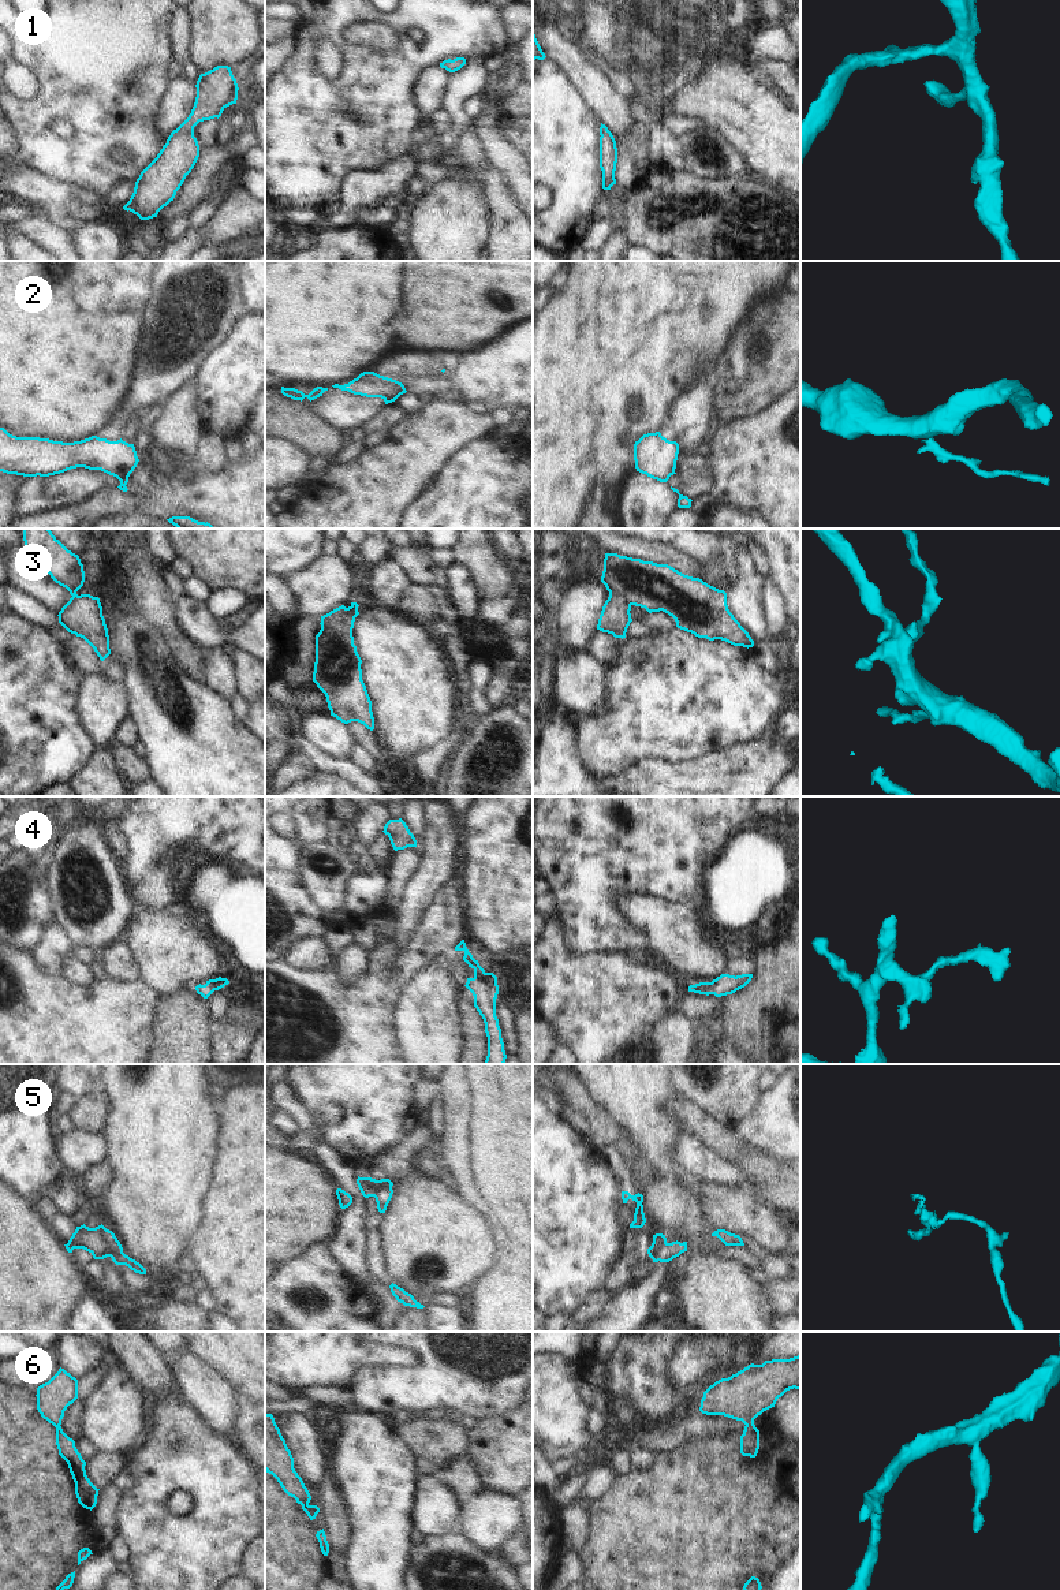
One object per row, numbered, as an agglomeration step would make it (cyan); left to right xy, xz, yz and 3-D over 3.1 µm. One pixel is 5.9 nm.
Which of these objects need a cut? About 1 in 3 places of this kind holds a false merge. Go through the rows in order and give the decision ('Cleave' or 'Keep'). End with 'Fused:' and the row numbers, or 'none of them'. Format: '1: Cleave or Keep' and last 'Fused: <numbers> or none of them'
1: Keep
2: Cleave
3: Cleave
4: Keep
5: Cleave
6: Keep
Fused: 2, 3, 5.

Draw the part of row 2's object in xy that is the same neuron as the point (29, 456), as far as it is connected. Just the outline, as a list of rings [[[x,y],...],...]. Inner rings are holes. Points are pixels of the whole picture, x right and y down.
[[[0,428],[0,471],[23,477],[49,477],[71,469],[101,470],[128,479],[139,459],[134,444],[92,436],[63,443],[40,437],[16,437]]]

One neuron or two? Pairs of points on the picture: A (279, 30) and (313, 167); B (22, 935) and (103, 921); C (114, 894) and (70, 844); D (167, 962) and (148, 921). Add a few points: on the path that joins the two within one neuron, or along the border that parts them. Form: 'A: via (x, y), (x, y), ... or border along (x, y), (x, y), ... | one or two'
A: border along (301, 19), (293, 36) | two
B: border along (47, 888), (53, 919) | two
C: via (105, 879), (101, 863), (85, 851) | one
D: via (167, 952), (167, 948), (149, 930) | one

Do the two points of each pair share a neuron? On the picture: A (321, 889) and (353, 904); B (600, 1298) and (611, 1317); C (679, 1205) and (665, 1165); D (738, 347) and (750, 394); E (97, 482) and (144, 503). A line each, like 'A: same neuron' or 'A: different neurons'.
A: different neurons
B: different neurons
C: same neuron
D: same neuron
E: different neurons

